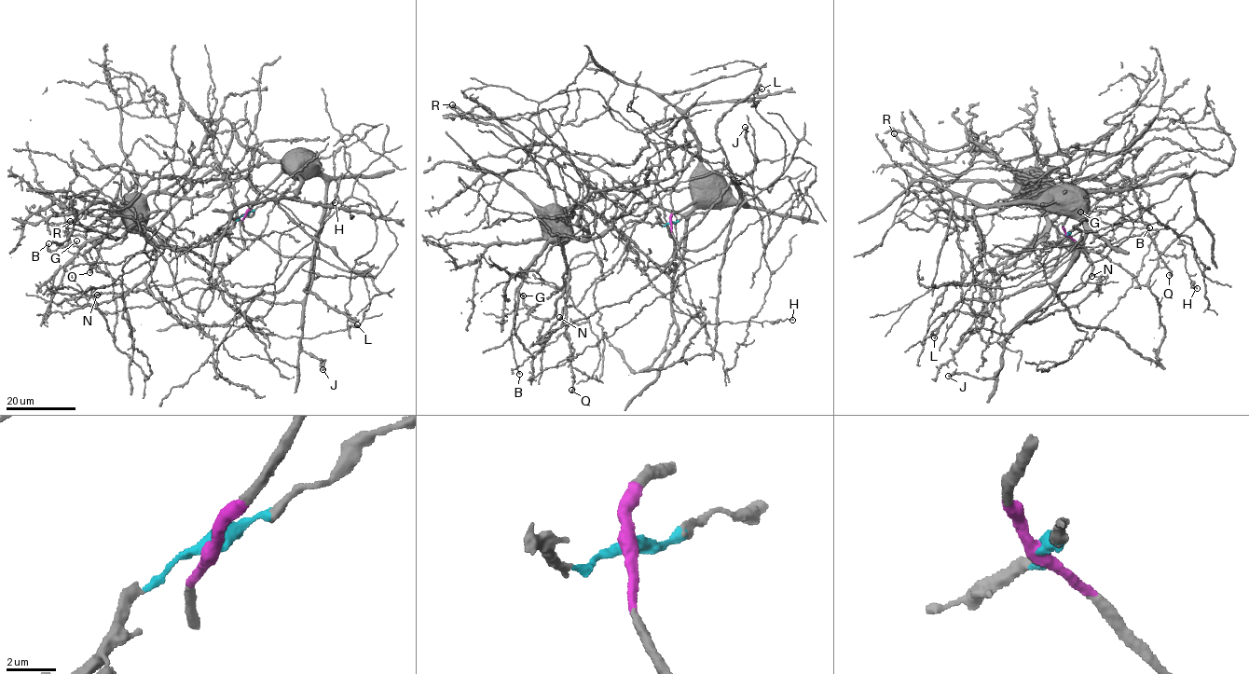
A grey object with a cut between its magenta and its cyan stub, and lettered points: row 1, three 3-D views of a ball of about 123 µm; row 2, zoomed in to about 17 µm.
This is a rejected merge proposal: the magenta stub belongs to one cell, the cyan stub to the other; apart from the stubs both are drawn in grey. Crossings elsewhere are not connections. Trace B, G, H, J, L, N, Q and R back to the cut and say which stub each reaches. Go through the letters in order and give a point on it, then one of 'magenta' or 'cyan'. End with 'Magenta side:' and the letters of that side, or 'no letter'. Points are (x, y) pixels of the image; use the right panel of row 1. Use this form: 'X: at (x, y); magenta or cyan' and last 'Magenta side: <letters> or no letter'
B: at (1149, 227); cyan
G: at (1080, 212); cyan
H: at (1197, 288); magenta
J: at (948, 376); magenta
L: at (934, 337); magenta
N: at (1091, 276); magenta
Q: at (1169, 275); cyan
R: at (894, 133); cyan
Magenta side: H, J, L, N

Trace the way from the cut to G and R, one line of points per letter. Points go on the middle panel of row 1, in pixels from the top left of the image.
G: (670, 222), (625, 222), (597, 236), (547, 241), (522, 280), (518, 292), (523, 295)
R: (670, 222), (625, 222), (597, 236), (576, 237), (556, 204), (548, 174), (535, 159), (507, 134), (452, 104)

